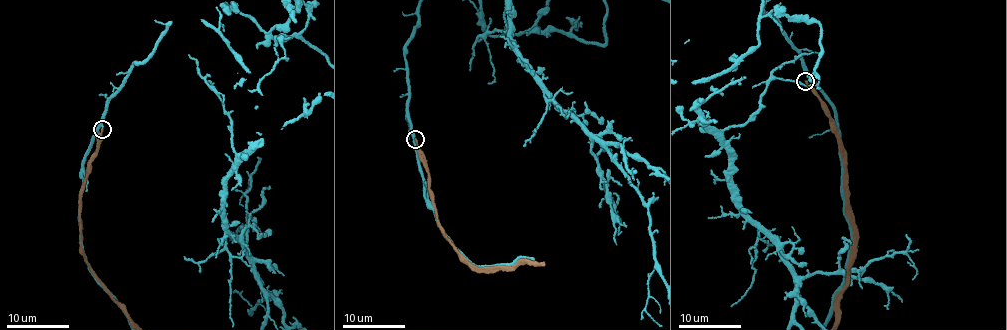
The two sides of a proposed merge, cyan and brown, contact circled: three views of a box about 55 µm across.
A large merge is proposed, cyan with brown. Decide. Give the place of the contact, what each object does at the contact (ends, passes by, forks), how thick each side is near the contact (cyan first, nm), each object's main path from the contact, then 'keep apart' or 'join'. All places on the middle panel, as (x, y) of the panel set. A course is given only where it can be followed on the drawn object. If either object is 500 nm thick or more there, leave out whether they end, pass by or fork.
place (415, 139); cyan ends; brown ends; calibres 140 and 160 nm; keep apart

